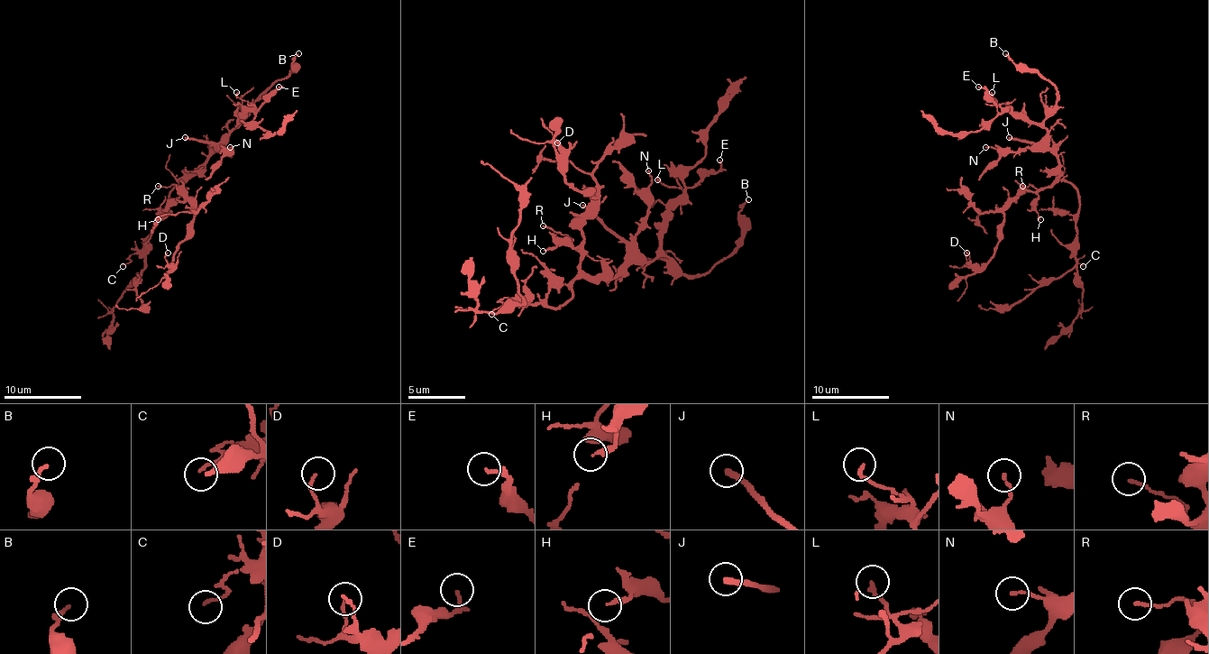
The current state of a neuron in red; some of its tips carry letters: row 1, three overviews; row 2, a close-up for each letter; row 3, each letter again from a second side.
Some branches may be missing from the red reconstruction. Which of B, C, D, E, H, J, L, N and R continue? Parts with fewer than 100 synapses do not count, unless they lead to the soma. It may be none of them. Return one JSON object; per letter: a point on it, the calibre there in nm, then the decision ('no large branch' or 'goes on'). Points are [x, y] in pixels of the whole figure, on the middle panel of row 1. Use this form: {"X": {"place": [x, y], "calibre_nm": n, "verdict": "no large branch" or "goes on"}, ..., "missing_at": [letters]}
{"B": {"place": [748, 199], "calibre_nm": 200, "verdict": "no large branch"}, "C": {"place": [491, 314], "calibre_nm": 100, "verdict": "no large branch"}, "D": {"place": [557, 142], "calibre_nm": 110, "verdict": "no large branch"}, "E": {"place": [719, 160], "calibre_nm": 160, "verdict": "no large branch"}, "H": {"place": [543, 251], "calibre_nm": 200, "verdict": "no large branch"}, "J": {"place": [582, 205], "calibre_nm": 280, "verdict": "goes on"}, "L": {"place": [657, 179], "calibre_nm": 180, "verdict": "no large branch"}, "N": {"place": [648, 170], "calibre_nm": 120, "verdict": "no large branch"}, "R": {"place": [543, 225], "calibre_nm": 140, "verdict": "no large branch"}, "missing_at": ["J"]}

